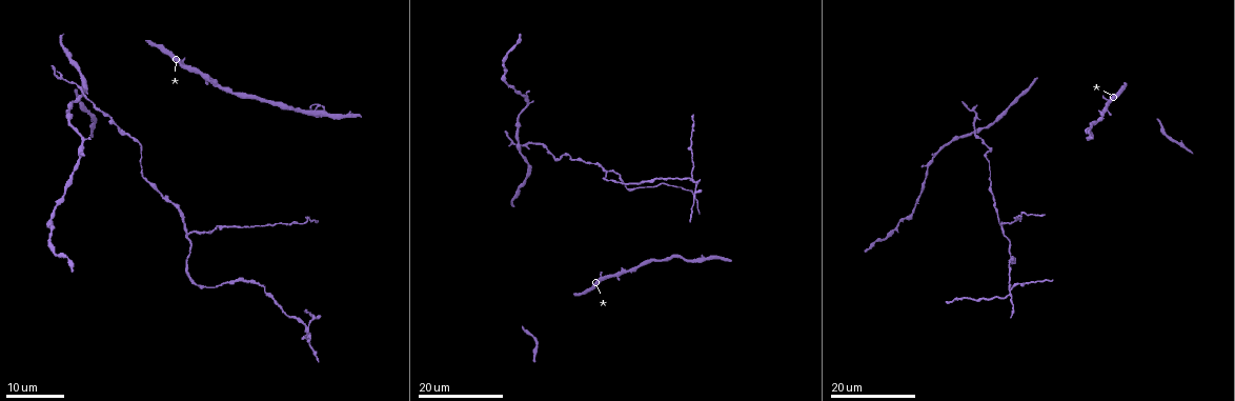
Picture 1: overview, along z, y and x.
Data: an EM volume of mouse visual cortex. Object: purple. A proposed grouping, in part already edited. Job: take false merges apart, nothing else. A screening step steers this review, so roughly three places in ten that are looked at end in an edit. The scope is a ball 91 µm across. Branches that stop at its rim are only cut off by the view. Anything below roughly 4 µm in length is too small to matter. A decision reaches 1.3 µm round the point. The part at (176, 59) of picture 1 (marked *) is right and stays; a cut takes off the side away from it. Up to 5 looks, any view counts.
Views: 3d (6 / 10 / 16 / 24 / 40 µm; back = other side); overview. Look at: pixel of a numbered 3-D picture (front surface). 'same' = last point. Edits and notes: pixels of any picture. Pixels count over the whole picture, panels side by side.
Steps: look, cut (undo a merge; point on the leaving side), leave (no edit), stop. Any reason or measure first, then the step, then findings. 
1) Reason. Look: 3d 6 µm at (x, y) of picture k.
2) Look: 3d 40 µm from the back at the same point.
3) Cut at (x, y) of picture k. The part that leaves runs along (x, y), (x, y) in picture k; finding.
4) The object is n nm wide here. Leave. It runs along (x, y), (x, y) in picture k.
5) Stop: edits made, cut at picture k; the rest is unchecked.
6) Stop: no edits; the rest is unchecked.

Four arms meet. Look: 3d 16 µm at (308, 326) of picture 1.

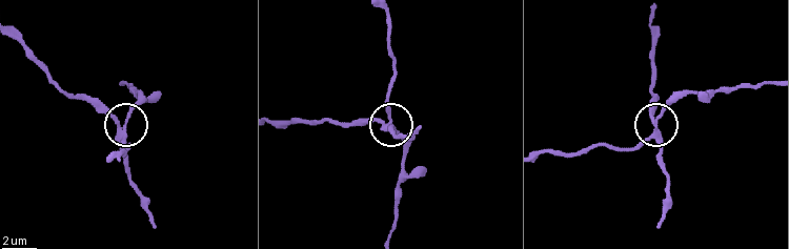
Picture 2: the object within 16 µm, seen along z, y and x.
Look: 3d 10 µm at (125, 126) of picture 2.

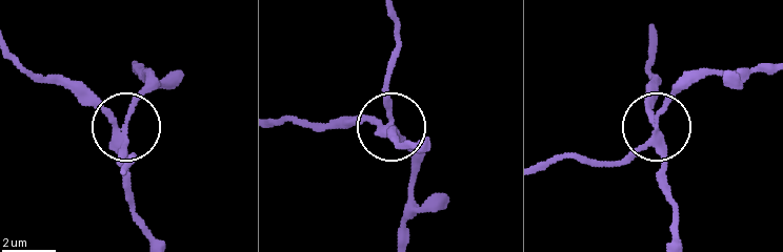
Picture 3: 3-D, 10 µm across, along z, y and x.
The side arm is 12 µm long. Cut at (119, 163) of picture 3. The part that leaves runs along (393, 123), (386, 70), (400, 37), (395, 17) in picture 3; two neurons meet here.

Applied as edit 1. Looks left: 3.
Three-way junction. Look: 3d 16 µm at (186, 232) of picture 1.

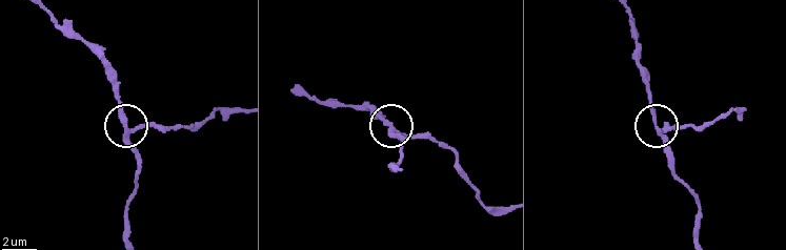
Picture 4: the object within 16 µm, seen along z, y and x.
Look: 3d 10 µm at (393, 128) of picture 4.

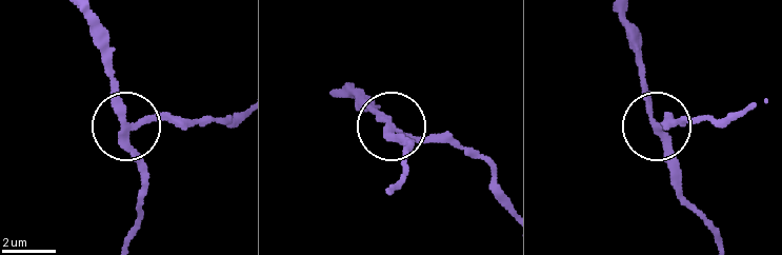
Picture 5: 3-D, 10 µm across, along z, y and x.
3 arms meet here. Cut at (173, 119) of picture 5. The part that leaves runs along (136, 122), (236, 117) in picture 5; a second neuron is stuck on.

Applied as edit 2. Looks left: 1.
Stop: edits made, cut at picture 3, cut at picture 5; the rest is unchecked.

